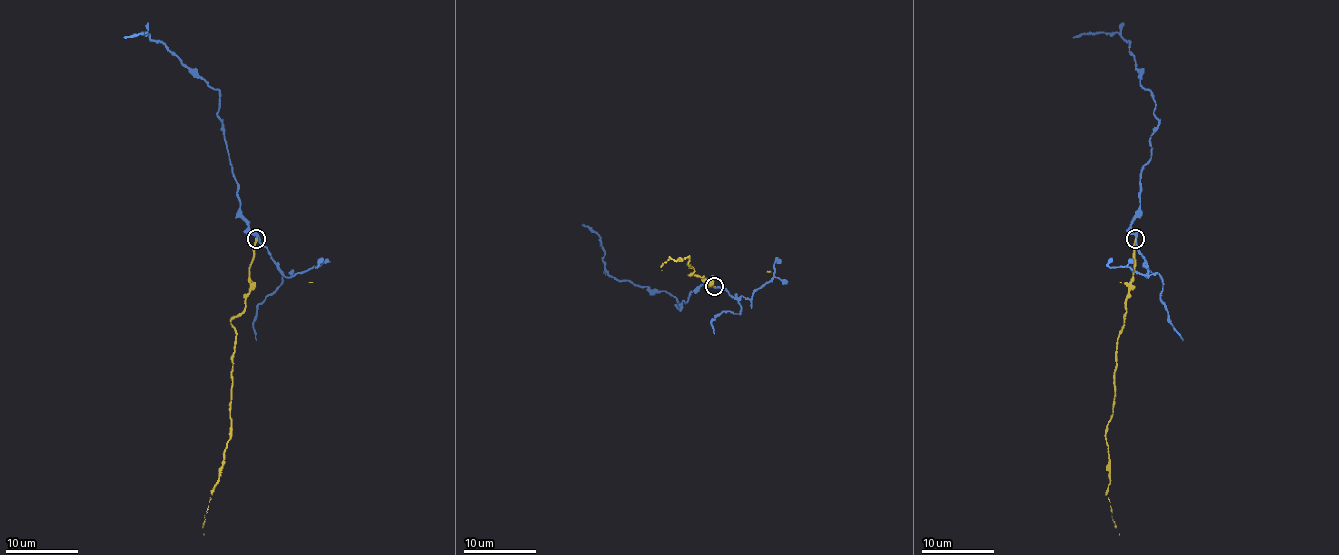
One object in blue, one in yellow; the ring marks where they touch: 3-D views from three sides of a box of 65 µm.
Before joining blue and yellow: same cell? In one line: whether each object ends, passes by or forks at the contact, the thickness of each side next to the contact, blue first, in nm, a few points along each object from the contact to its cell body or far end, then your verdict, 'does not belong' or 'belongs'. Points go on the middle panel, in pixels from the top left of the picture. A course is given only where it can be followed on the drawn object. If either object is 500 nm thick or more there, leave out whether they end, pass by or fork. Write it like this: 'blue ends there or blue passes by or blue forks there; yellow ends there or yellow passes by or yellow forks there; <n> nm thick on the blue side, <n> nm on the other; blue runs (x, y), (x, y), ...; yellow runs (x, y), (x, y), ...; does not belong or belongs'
blue passes by; yellow ends there; 180 nm thick on the blue side, 160 nm on the other; blue runs (714, 287), (707, 281), (693, 290), (680, 308), (664, 290), (615, 279), (604, 267), (600, 238), (582, 225); yellow runs (714, 287), (689, 274), (694, 270), (687, 256), (676, 261), (669, 258), (662, 263), (662, 270); does not belong

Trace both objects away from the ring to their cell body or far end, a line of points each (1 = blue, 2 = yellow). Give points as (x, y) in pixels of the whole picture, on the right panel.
1: (1136, 239), (1130, 221), (1157, 125), (1156, 103), (1139, 83), (1128, 41), (1116, 32), (1074, 37)
2: (1136, 239), (1134, 268), (1114, 372), (1112, 417), (1105, 439), (1110, 482), (1107, 495), (1119, 535)

